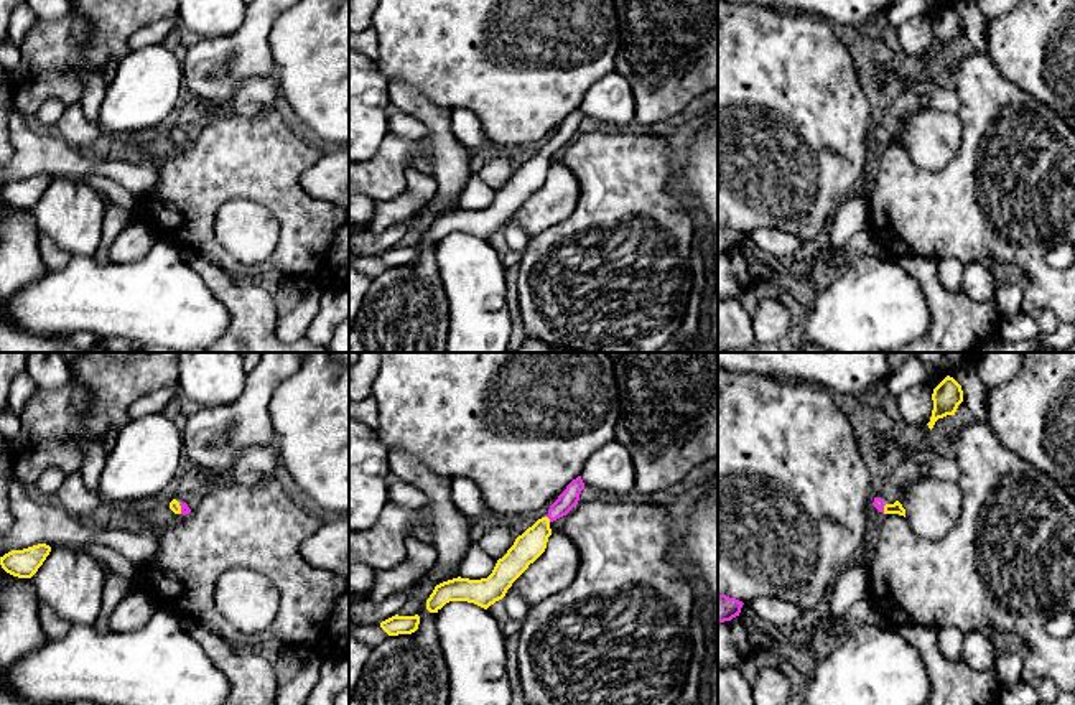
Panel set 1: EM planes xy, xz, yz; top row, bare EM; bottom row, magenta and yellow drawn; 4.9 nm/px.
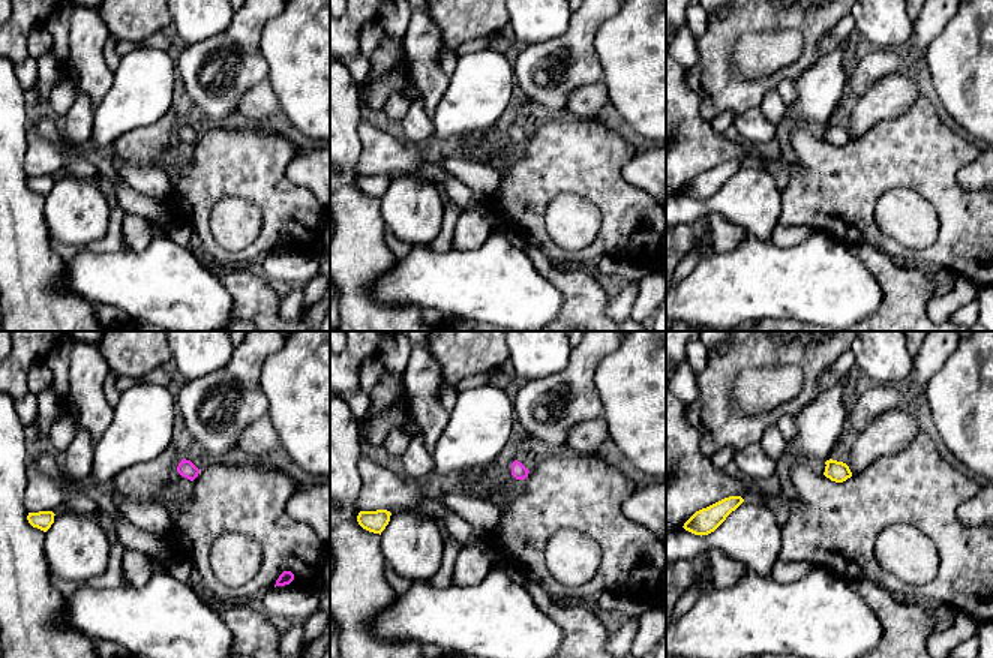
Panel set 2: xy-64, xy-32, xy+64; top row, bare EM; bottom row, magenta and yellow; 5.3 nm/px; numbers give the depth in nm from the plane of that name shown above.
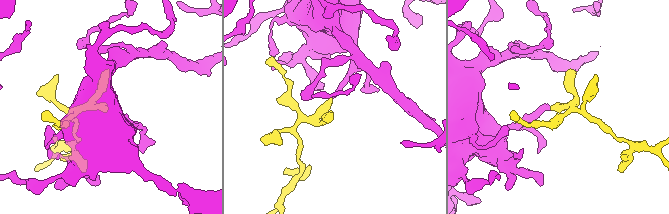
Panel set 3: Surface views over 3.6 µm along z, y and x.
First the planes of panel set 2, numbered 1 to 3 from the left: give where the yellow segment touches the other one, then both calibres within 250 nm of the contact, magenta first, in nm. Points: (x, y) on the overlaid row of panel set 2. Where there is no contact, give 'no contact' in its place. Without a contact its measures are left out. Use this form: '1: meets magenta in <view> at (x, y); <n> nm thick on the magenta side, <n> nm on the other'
1: no contact
2: no contact
3: no contact

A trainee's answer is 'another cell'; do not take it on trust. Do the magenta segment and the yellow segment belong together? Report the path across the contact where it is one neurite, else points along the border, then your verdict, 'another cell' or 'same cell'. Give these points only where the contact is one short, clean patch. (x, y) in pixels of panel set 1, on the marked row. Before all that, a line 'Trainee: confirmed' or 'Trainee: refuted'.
Trainee: refuted
way xz (570, 496), (549, 518), (527, 547); same cell

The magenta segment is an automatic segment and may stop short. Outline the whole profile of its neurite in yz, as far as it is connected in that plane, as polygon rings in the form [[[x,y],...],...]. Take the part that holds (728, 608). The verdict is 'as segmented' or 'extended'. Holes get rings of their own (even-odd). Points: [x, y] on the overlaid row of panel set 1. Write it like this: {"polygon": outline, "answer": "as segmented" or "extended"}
{"polygon": [[[718,595],[718,623],[731,621],[739,616],[742,601],[729,598],[726,595]]], "answer": "as segmented"}

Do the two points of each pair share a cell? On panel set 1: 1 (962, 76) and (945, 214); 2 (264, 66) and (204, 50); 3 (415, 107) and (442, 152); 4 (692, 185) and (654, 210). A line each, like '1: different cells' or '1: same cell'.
1: same cell
2: same cell
3: same cell
4: different cells

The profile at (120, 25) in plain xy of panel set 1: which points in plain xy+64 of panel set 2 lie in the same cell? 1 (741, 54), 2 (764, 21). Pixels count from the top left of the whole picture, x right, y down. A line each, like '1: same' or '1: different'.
1: different
2: same

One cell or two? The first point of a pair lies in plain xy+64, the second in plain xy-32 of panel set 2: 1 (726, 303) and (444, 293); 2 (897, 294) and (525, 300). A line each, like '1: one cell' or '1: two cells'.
1: one cell
2: two cells

